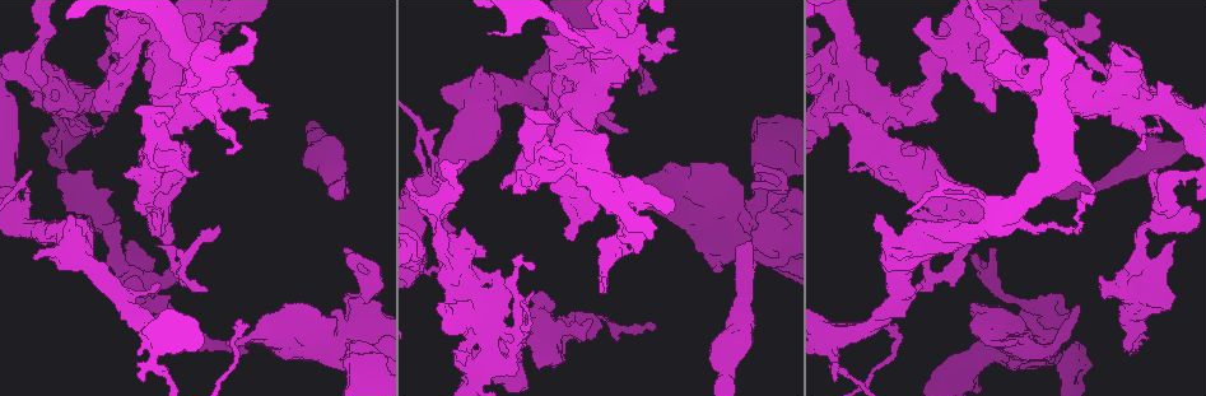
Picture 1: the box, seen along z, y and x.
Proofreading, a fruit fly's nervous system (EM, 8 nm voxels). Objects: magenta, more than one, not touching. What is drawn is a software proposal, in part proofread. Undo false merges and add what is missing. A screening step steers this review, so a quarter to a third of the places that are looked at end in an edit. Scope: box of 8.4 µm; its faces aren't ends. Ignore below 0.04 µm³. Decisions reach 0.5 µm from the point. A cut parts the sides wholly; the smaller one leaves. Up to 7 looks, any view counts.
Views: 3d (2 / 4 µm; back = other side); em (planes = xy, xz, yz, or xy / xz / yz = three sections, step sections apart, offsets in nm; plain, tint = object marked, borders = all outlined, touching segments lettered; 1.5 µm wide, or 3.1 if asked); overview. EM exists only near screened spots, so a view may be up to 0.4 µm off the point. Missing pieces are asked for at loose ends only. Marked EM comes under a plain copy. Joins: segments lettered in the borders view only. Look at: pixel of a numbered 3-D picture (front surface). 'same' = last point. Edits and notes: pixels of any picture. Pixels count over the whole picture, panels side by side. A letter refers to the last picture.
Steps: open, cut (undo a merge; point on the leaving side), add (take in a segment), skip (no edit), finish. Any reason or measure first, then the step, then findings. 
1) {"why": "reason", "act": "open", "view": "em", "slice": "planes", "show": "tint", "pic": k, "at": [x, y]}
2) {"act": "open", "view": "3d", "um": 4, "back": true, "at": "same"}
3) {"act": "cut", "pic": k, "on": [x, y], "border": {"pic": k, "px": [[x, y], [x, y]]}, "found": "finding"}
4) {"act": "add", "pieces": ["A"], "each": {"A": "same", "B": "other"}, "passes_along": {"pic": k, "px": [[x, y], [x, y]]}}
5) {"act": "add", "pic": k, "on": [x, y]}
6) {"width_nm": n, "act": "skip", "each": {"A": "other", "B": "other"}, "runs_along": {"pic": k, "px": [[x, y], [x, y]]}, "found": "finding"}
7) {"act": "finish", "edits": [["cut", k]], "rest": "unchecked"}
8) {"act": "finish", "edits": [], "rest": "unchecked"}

{"why": "branch stops here", "act": "open", "view": "3d", "um": 4, "pic": 1, "at": [343, 178]}

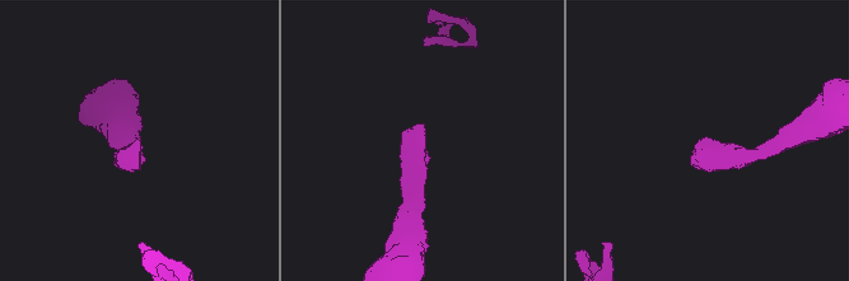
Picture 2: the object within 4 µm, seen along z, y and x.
{"why": "need the tissue", "act": "open", "view": "em", "um": 3.1, "slice": "planes", "show": "borders", "pic": 2, "at": [137, 139]}

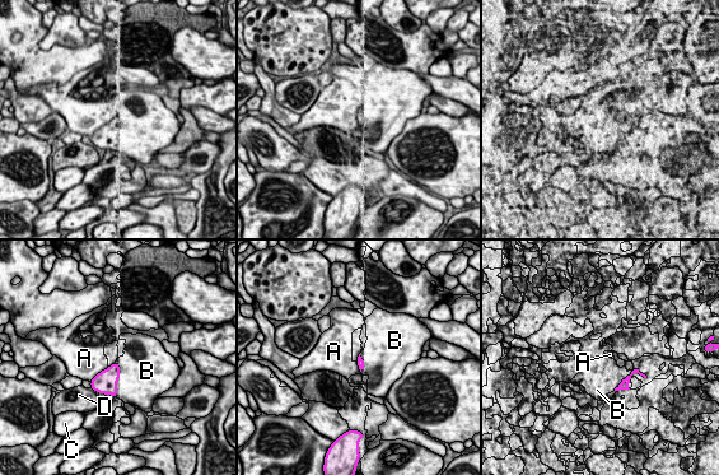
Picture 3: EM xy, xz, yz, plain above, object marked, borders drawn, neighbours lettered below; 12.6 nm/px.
{"act": "skip", "each": {"A": "other", "B": "other", "C": "other", "D": "other"}, "found": "no lettered segment goes on from it"}

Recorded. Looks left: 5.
{"act": "open", "view": "3d", "um": 4, "pic": 1, "at": [457, 257]}

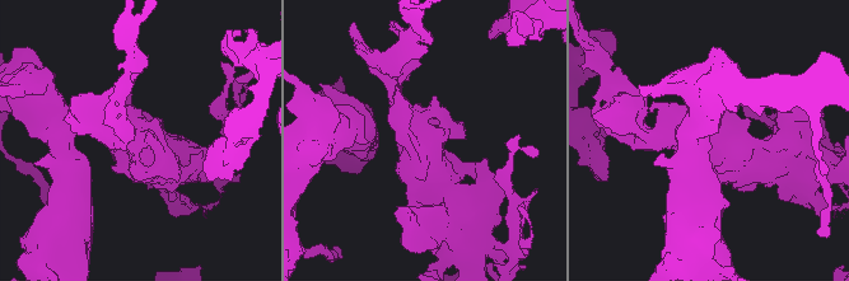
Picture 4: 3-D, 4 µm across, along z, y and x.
{"why": "need the tissue", "act": "open", "view": "em", "slice": "planes", "show": "tint", "pic": 4, "at": [138, 133]}

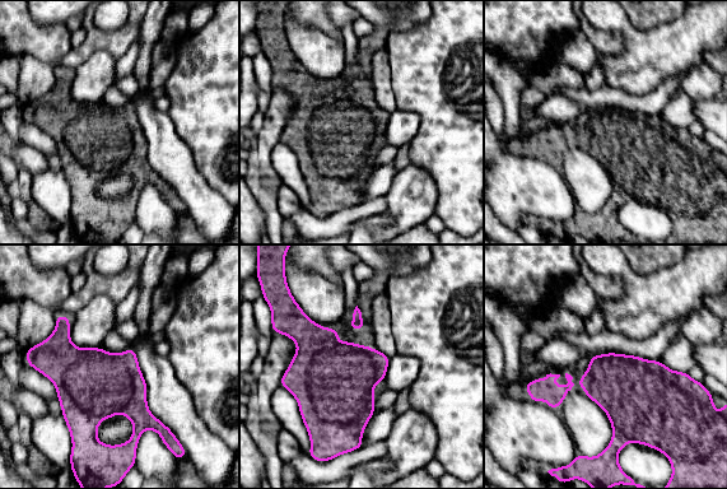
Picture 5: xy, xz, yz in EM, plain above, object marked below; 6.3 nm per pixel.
{"why": "what lies round it", "act": "open", "view": "em", "slice": "planes", "show": "borders", "at": "same"}

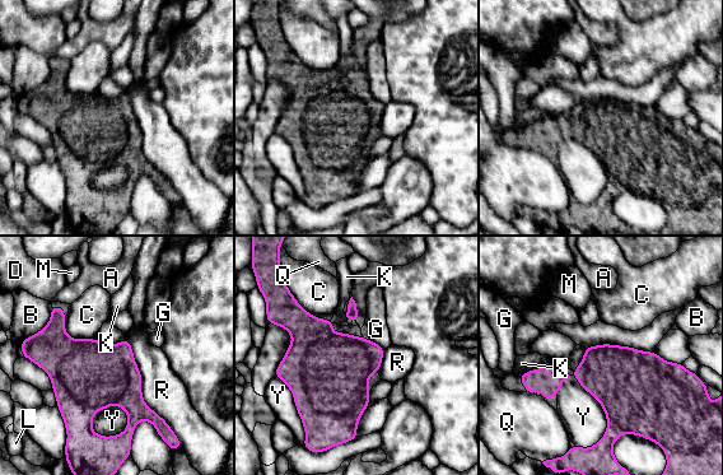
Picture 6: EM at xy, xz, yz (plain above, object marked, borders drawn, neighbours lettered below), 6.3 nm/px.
{"longest_contact_nm": ["R", 550], "act": "skip", "each": {"A": "other", "B": "other", "C": "other", "D": "other", "G": "other", "K": "other", "L": "other", "M": "other", "Q": "other", "R": "other", "Y": "other"}, "border": {"pic": 6, "px": [[127, 413], [121, 433], [91, 429]]}, "found": "all the same neuron"}

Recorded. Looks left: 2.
{"act": "finish", "edits": [], "rest": "unchecked"}

